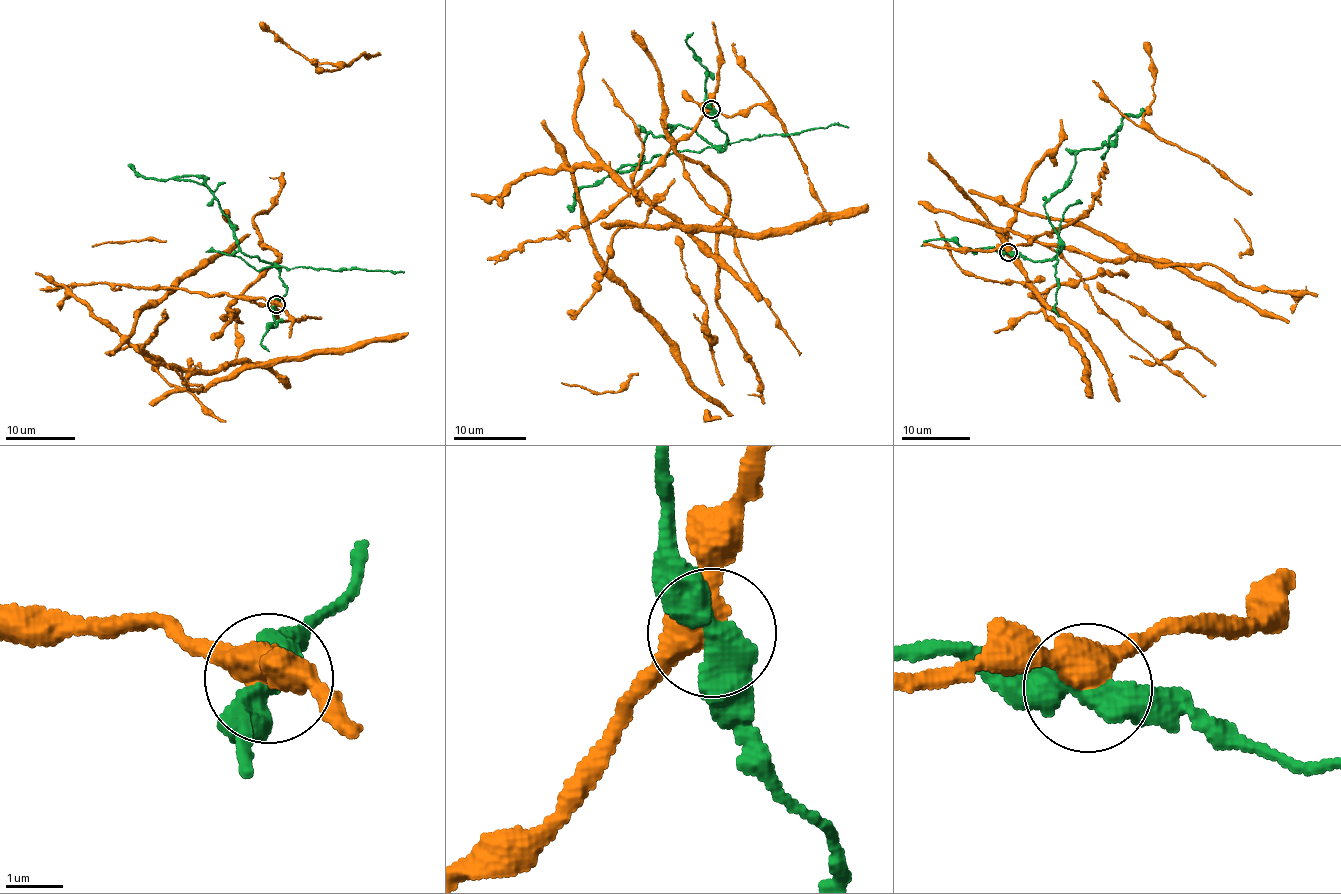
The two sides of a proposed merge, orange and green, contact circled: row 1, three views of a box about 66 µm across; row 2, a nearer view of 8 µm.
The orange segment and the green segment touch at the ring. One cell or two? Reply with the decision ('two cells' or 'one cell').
two cells

